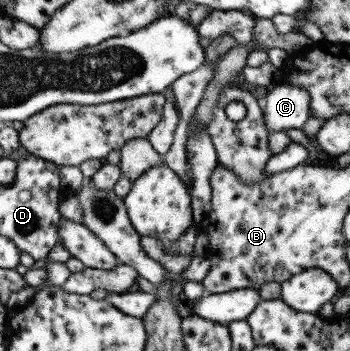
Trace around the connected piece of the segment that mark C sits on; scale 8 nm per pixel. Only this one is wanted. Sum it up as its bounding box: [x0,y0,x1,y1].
[262,84,310,134]

